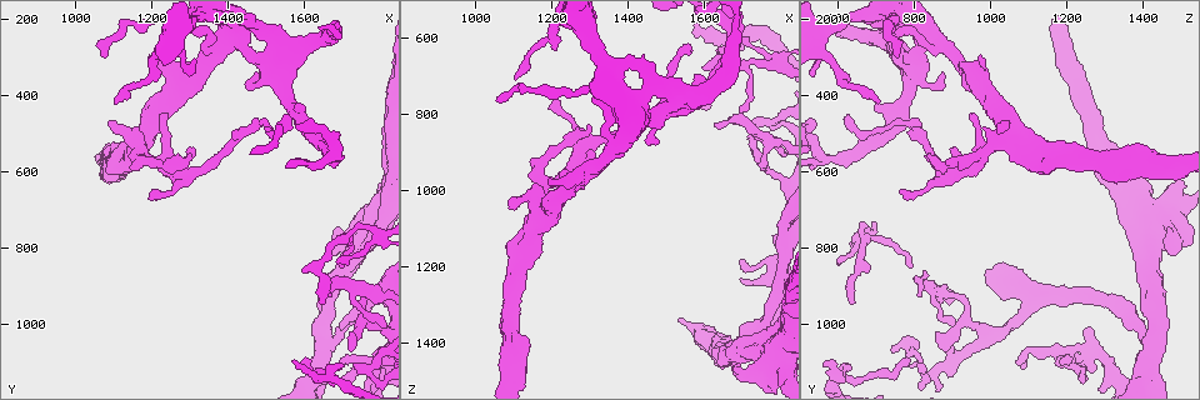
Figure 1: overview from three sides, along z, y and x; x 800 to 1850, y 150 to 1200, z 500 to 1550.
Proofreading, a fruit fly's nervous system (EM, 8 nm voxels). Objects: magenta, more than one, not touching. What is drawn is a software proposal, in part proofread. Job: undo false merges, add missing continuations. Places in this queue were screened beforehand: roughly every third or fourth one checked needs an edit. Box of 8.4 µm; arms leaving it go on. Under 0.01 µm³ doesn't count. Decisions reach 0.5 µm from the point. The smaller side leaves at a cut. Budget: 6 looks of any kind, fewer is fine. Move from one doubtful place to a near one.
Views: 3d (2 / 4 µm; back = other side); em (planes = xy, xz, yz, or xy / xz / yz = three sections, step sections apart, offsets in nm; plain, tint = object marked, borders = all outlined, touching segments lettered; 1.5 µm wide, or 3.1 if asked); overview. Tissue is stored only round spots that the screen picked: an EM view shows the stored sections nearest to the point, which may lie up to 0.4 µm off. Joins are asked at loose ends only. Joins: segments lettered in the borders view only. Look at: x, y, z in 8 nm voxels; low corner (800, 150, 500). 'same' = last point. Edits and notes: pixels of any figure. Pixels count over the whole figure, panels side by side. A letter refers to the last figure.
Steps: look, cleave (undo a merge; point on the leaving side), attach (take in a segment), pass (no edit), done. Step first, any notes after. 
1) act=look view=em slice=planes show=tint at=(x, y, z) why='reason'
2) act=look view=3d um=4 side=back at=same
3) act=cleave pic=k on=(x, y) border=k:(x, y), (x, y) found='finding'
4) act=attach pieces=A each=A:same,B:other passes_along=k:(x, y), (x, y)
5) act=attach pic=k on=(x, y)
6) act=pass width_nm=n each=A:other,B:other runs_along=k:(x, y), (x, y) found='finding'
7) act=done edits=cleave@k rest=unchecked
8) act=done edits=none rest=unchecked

act=look view=3d um=2 side=back at=(1205, 650, 760) why='an open end'

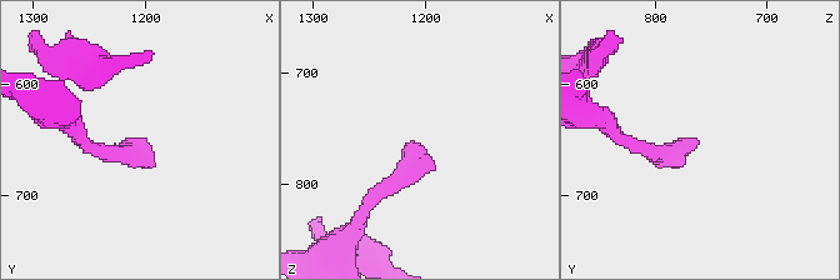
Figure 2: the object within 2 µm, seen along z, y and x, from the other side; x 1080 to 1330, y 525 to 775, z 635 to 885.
act=look view=em slice=planes show=borders at=(1210, 650, 762) why='now the EM'

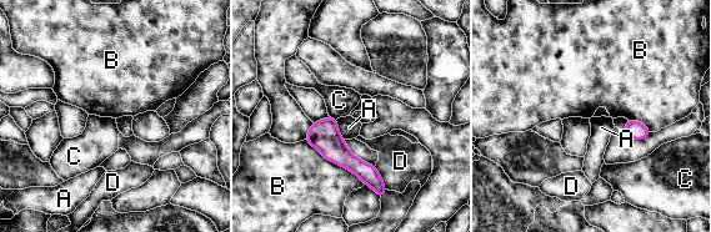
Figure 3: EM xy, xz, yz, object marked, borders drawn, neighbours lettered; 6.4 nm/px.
act=pass longest_contact=B:480nm each=A:other,B:other,C:other,D:other found='none of them fits'

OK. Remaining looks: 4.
act=look view=3d um=4 at=(1200, 300, 970)

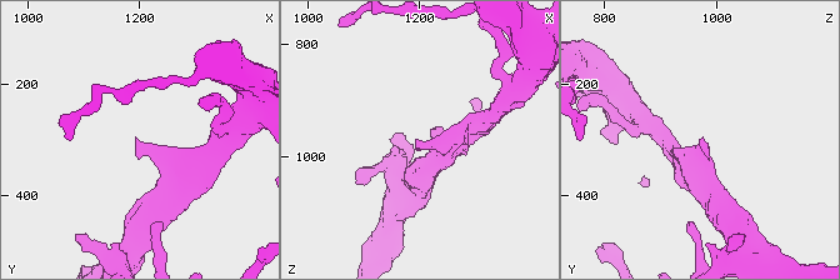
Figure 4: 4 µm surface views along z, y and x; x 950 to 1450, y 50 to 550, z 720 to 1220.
act=look view=em slice=yz step=4 show=tint at=(1195, 295, 975)

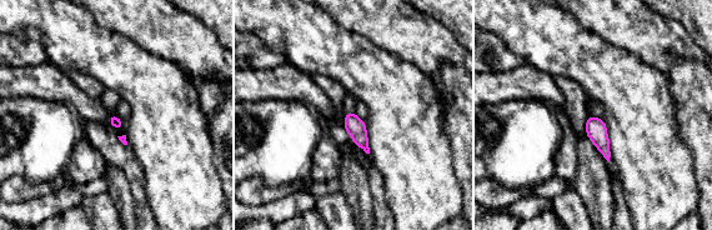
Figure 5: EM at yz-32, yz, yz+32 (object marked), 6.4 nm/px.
act=look view=em slice=planes show=borders at=same why='another direction'

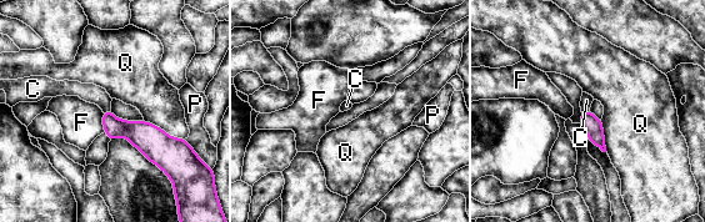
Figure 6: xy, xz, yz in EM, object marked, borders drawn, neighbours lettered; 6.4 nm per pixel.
act=attach pieces=C each=C:same,F:other,P:other,Q:other passes_along=6:(138, 132), (108, 110), (89, 92) found='it goes on there'

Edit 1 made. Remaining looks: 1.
act=done edits=attach@6 rest=unchecked

